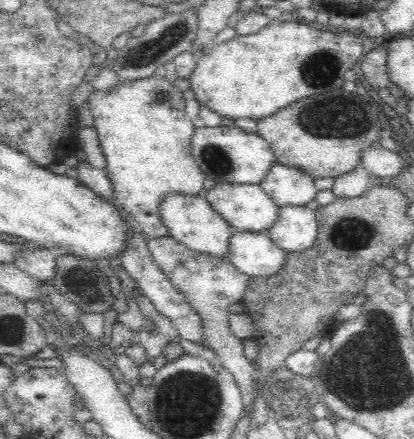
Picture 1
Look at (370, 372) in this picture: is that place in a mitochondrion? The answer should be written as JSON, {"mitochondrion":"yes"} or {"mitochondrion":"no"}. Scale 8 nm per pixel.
{"mitochondrion":"yes"}

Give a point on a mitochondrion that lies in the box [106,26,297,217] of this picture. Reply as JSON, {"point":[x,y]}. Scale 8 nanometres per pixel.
{"point":[215,159]}

